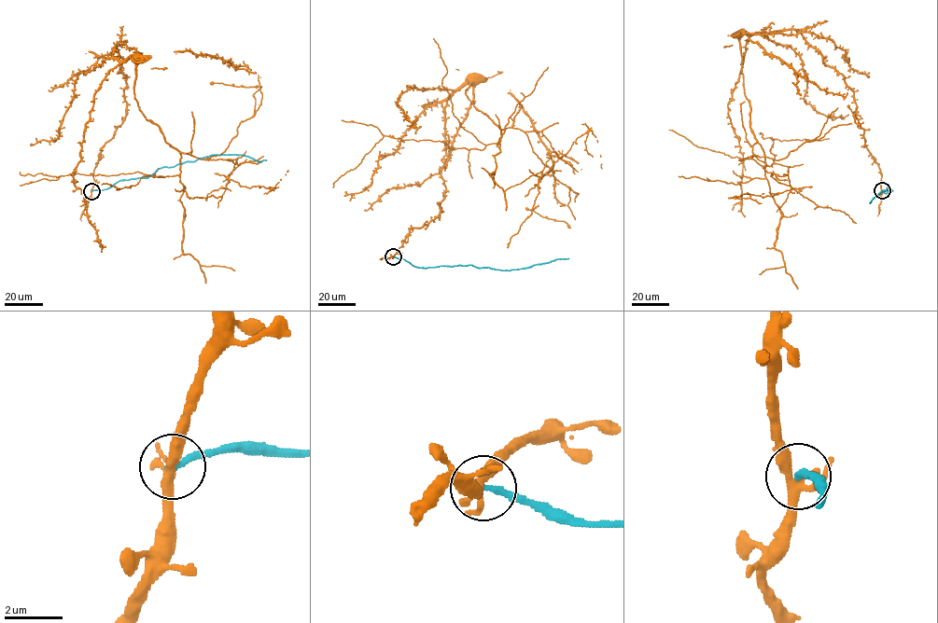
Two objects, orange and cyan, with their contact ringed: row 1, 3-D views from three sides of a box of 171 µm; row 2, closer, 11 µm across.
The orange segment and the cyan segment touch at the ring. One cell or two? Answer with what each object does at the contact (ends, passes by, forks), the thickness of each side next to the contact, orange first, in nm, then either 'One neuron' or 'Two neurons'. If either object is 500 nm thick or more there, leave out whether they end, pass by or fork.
At the ring orange forks. At the ring cyan ends. Thickness 300 nm (orange) against 200 nm. Two neurons

